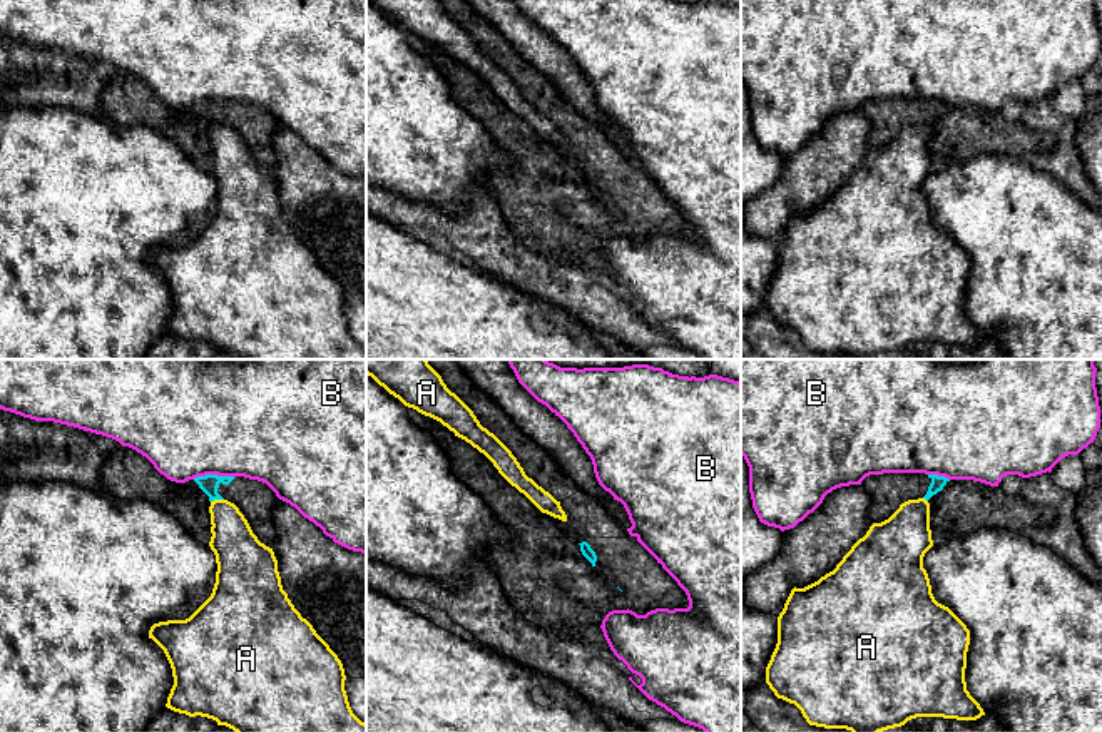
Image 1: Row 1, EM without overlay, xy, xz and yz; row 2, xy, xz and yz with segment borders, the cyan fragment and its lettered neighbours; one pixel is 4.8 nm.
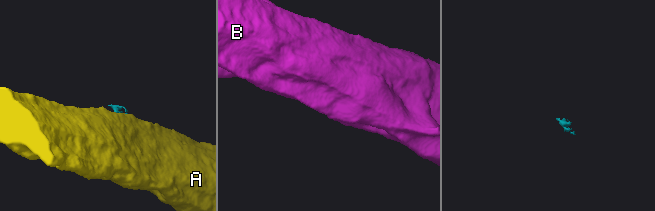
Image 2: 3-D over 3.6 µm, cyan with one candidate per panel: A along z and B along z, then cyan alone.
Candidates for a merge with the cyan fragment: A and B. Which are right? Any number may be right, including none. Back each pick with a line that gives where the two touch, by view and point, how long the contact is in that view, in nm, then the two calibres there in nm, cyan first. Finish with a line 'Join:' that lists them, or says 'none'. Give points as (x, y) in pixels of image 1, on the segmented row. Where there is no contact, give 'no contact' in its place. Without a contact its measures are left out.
Join: none

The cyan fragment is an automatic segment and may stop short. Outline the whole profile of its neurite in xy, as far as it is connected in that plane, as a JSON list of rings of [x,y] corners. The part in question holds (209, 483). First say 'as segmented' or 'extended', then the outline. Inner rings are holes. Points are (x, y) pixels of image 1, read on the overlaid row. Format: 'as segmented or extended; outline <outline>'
extended; outline [[[124,446],[109,453],[102,468],[100,488],[102,493],[114,498],[142,498],[164,506],[204,545],[209,545],[212,536],[211,503],[227,500],[239,508],[261,543],[273,548],[276,541],[273,510],[279,498],[258,480],[206,475],[176,483],[161,475],[145,456]]]

